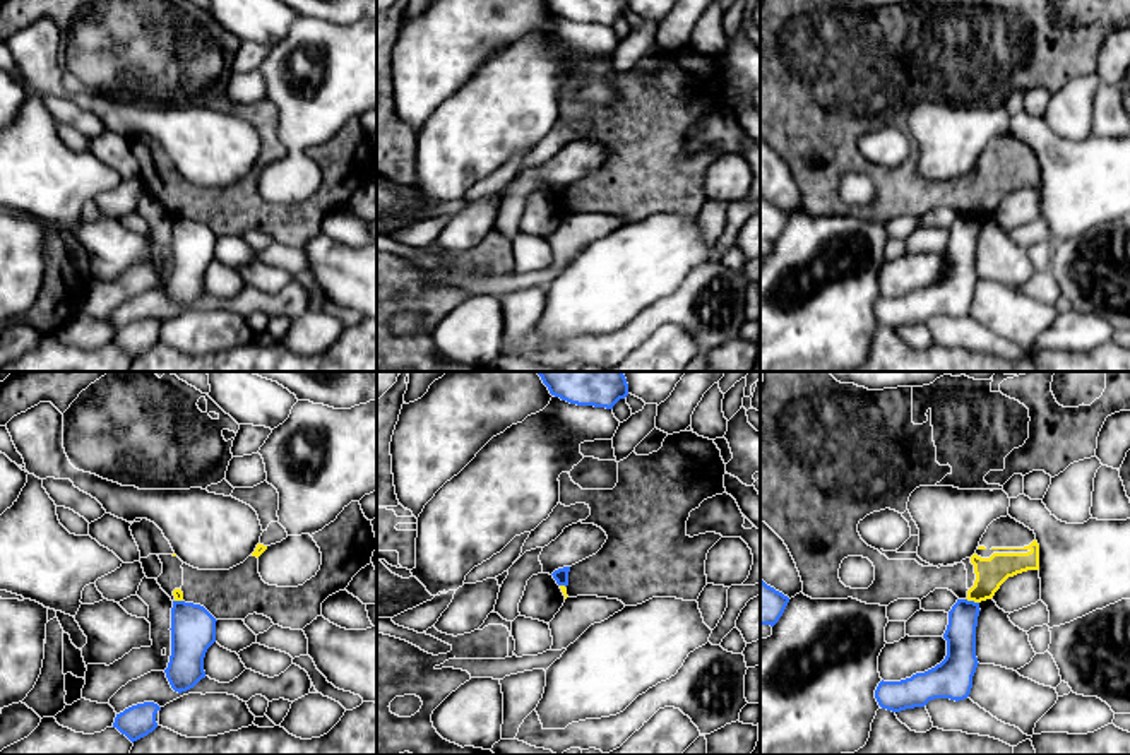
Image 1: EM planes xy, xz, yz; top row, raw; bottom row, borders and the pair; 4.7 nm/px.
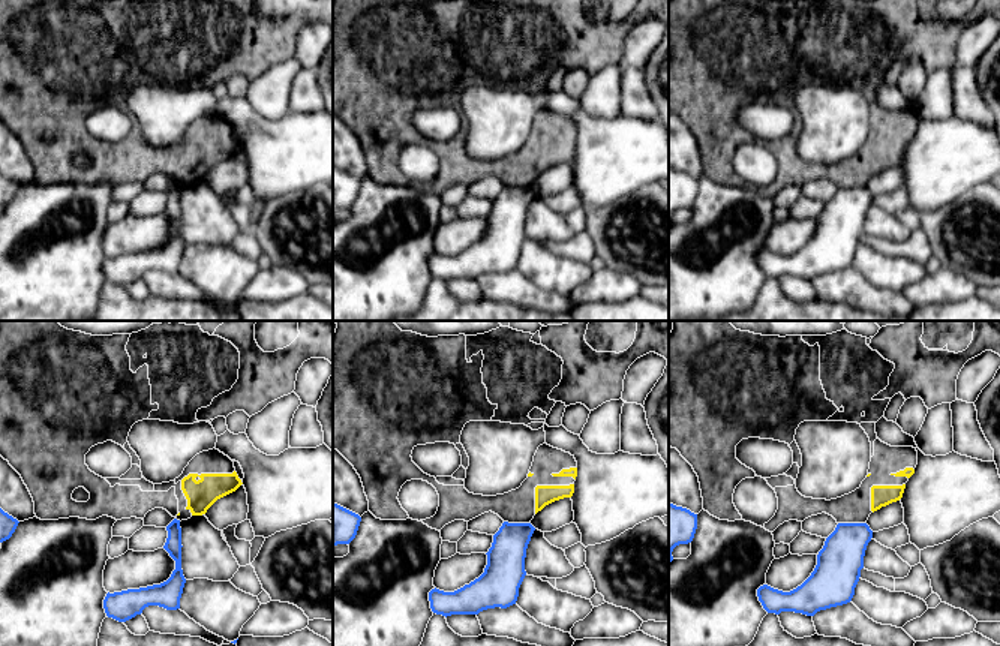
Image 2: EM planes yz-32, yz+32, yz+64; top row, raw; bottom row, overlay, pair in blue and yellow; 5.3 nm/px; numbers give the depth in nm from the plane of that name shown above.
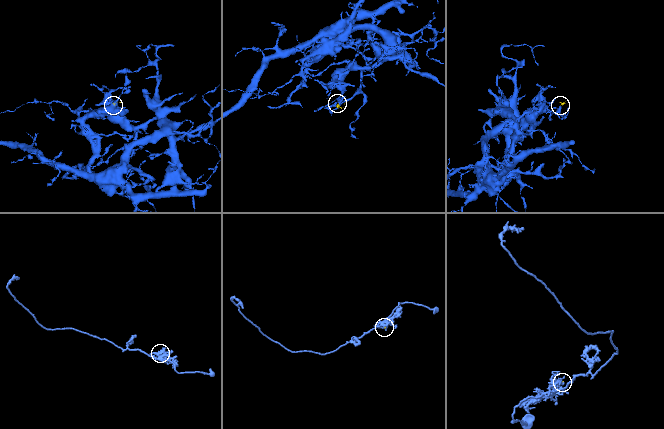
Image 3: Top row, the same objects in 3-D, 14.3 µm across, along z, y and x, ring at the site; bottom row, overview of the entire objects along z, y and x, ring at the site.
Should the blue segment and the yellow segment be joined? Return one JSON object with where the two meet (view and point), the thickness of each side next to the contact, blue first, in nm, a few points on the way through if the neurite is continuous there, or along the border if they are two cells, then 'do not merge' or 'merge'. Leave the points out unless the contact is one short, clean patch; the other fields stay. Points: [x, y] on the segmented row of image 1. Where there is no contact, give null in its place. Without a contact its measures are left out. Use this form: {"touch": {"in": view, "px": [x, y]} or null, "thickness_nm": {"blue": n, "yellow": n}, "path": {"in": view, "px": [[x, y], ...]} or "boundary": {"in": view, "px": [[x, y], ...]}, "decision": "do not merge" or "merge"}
{"touch": {"in": "yz", "px": [973, 601]}, "thickness_nm": {"blue": 140, "yellow": 150}, "boundary": {"in": "yz", "px": [[966, 598], [978, 603]]}, "decision": "do not merge"}

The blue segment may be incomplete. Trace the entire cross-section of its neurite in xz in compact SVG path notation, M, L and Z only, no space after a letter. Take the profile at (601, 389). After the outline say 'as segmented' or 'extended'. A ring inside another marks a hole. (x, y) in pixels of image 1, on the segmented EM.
M536 372L550 394L577 406L613 409L628 395L623 372Z; as segmented

